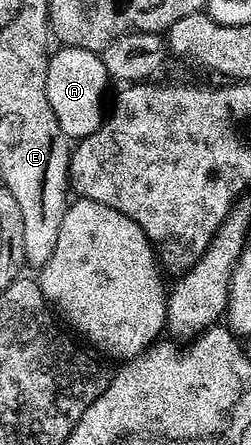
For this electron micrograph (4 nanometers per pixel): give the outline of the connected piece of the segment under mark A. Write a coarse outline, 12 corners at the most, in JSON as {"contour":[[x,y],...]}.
{"contour":[[59,47],[49,107],[68,139],[93,135],[109,78],[99,53]]}

